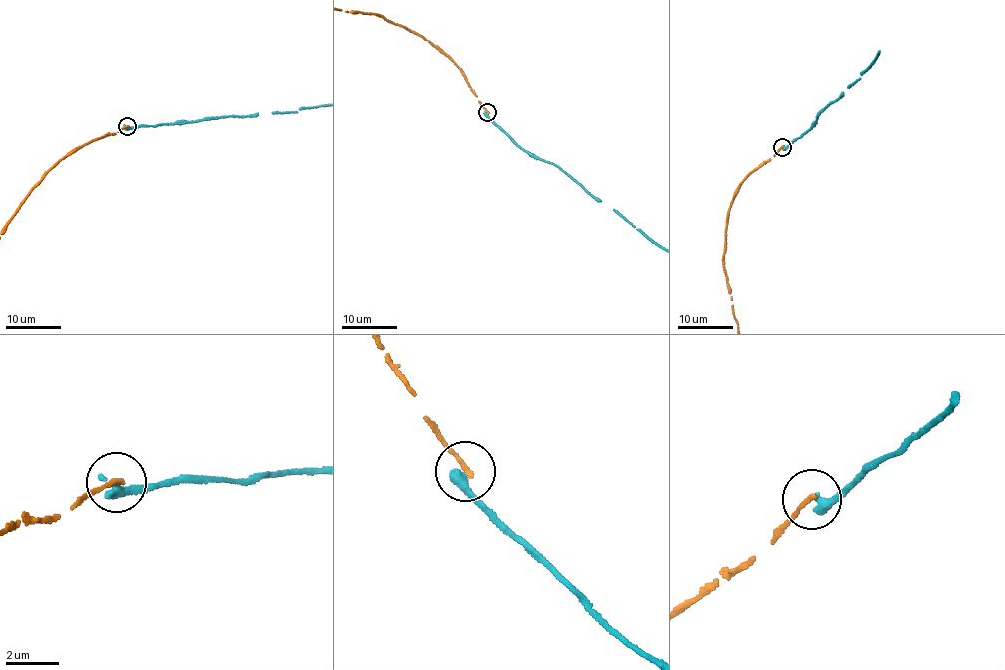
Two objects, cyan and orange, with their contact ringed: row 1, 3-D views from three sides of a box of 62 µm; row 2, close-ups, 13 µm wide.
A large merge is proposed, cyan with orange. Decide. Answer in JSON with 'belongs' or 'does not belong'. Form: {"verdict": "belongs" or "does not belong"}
{"verdict": "does not belong"}

